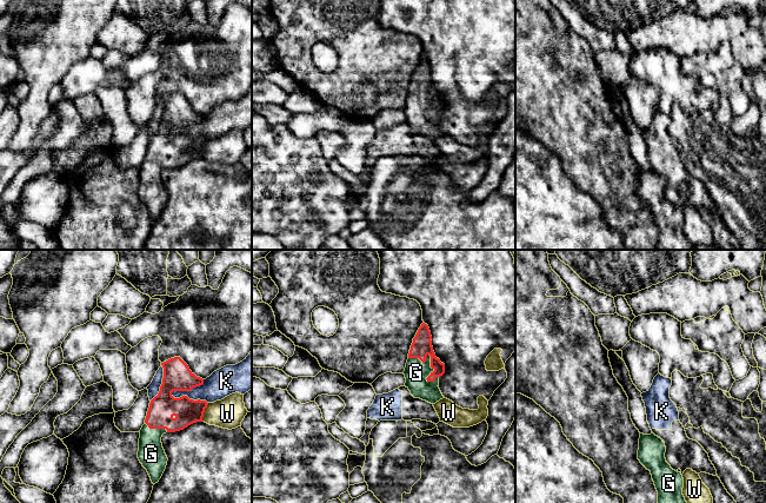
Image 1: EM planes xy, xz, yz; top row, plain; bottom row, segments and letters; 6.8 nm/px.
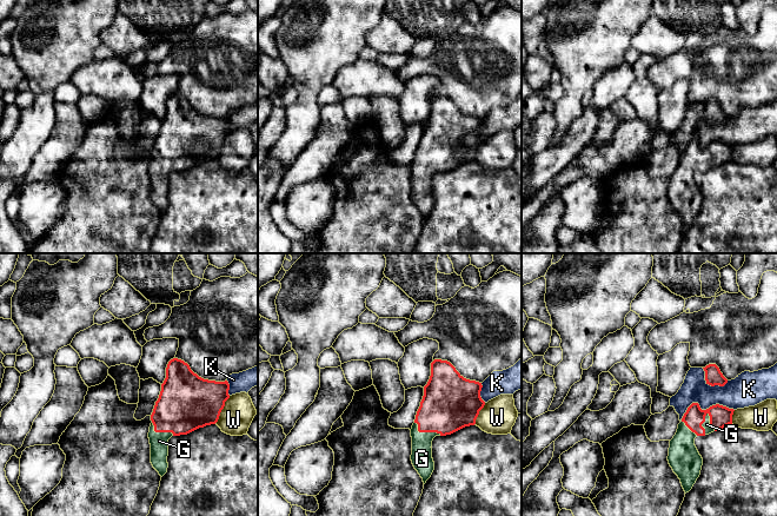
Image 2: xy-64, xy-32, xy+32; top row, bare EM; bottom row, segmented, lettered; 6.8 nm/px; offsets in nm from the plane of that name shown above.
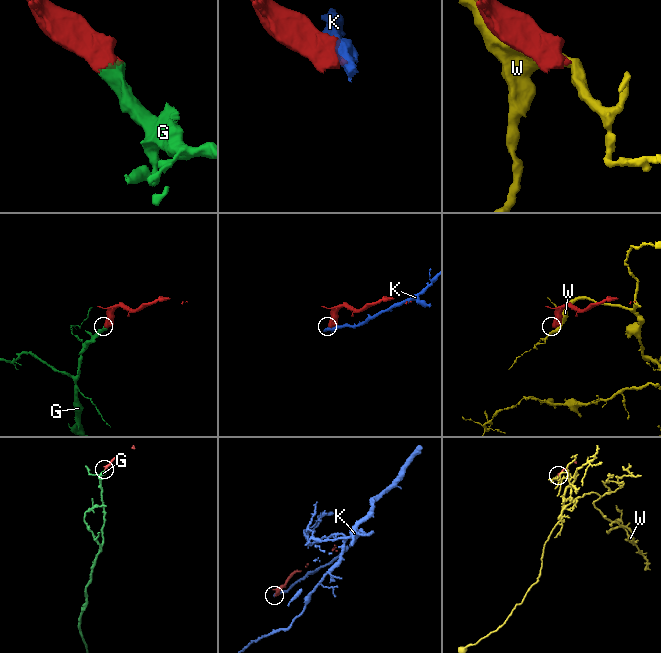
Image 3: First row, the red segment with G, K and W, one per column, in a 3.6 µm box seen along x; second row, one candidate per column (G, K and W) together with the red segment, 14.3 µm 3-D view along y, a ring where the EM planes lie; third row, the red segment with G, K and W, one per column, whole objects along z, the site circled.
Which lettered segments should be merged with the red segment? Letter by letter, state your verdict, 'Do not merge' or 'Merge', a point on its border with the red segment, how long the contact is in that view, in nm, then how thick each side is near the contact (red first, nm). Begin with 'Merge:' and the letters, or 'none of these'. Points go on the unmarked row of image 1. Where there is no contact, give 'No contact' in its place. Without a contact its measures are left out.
Merge: G
G: Merge. Touches red at xz (431, 98). Shared border 240 nm. Thickness 140 nm (red) against 160 nm
K: Do not merge. Touches red at xy (187, 133). Shared border 260 nm. Thickness 190 nm (red) against 190 nm
W: Do not merge. Touches red at xy (204, 147). Shared border 140 nm. Thickness 180 nm (red) against 200 nm

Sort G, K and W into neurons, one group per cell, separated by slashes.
G / K / W

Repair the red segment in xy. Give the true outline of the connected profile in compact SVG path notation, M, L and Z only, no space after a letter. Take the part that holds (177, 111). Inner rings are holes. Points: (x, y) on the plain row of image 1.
M180 93L171 94L161 101L162 120L159 130L149 139L145 160L140 166L138 187L138 194L153 220L161 214L168 197L161 179L162 171L202 158L208 141L206 137L172 132L173 127L191 127L204 120L204 115L197 113Z

